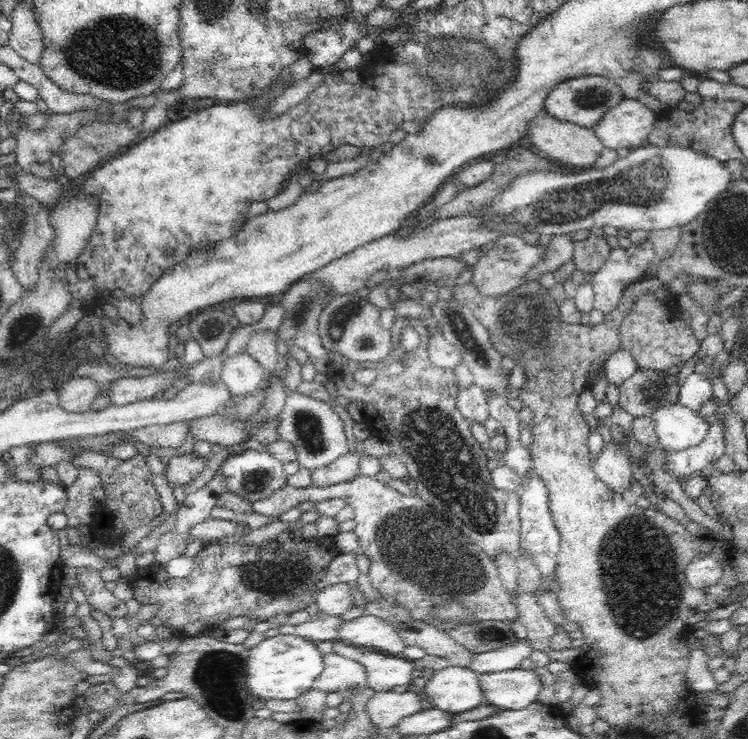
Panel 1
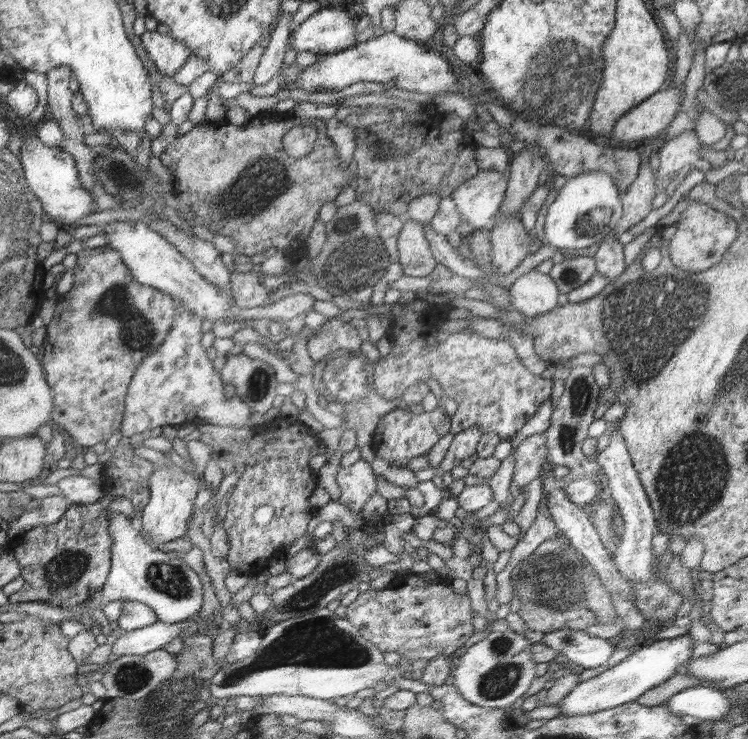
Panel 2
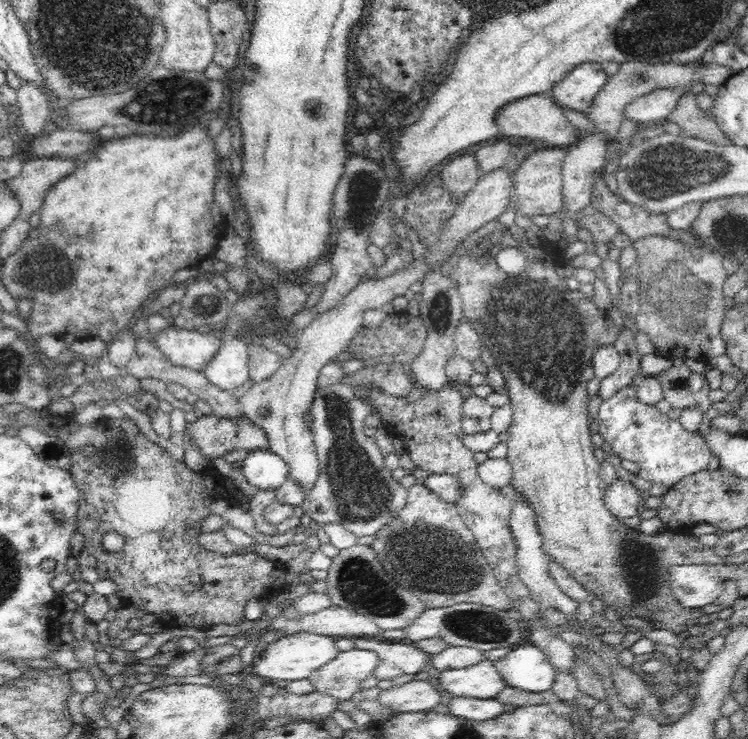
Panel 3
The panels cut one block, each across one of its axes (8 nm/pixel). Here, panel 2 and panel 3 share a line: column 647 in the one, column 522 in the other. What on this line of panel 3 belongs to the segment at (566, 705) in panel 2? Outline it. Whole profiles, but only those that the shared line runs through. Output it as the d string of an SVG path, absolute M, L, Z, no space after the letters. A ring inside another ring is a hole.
M525 640L494 665L507 686L528 693L550 690L556 680L556 670L542 650Z

